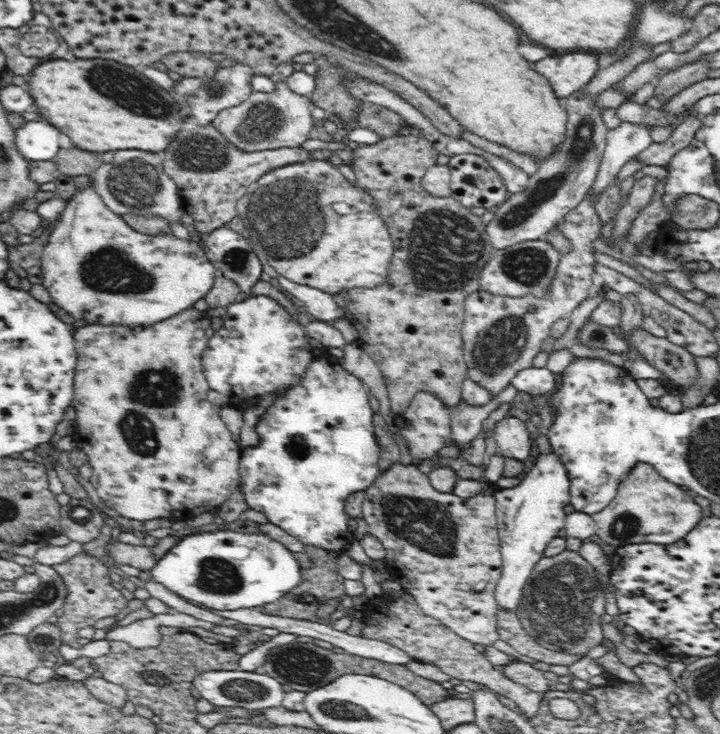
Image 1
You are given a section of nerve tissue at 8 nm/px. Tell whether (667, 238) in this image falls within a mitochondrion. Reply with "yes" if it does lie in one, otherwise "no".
no

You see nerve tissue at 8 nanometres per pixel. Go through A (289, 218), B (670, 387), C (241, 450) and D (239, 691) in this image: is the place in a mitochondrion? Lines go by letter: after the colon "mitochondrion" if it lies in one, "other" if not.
A: mitochondrion
B: other
C: other
D: mitochondrion

